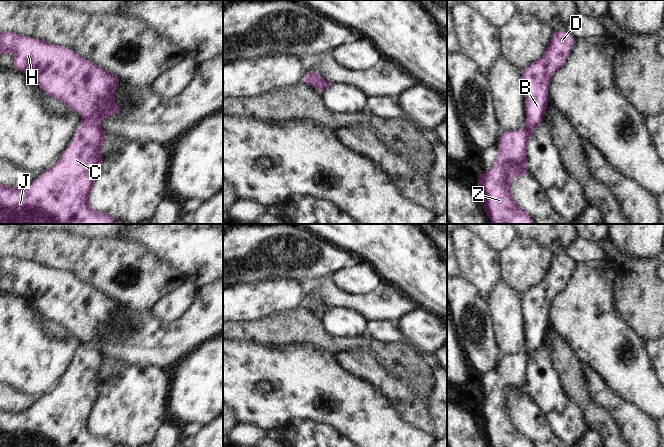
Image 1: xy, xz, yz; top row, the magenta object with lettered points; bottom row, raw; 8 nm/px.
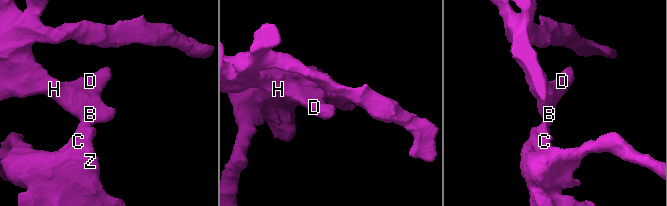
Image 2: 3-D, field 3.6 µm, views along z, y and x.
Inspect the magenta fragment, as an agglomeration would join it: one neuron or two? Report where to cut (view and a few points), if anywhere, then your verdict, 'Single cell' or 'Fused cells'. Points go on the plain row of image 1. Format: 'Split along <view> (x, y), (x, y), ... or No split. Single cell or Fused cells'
Split along xy (84, 345), (99, 350). Fused cells

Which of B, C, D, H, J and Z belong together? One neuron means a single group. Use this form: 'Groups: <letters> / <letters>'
Groups: B D H / C J Z

